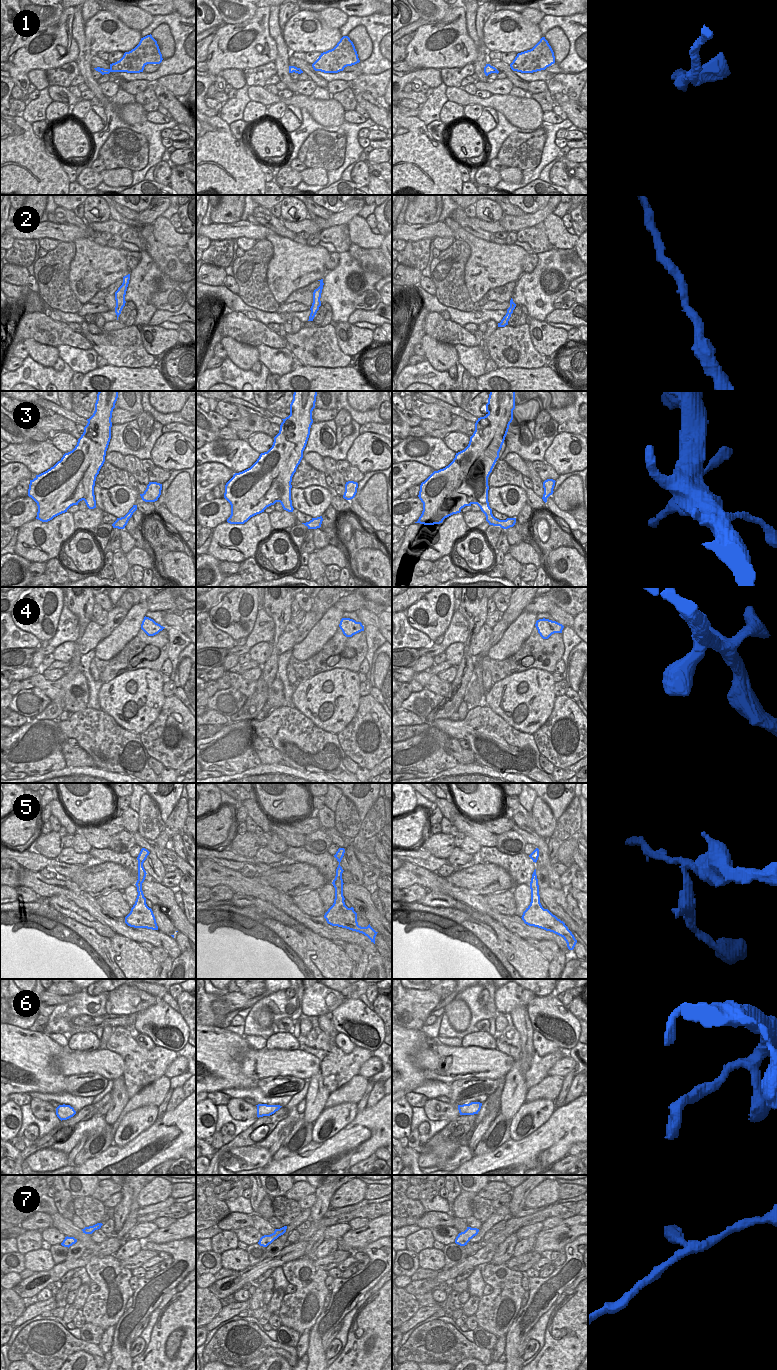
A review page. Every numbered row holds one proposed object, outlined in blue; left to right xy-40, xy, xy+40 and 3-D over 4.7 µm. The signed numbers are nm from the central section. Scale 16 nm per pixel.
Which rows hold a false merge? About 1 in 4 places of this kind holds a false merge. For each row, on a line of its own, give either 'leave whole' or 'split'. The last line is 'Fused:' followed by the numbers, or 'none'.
1: leave whole
2: leave whole
3: leave whole
4: leave whole
5: split
6: leave whole
7: leave whole
Fused: 5

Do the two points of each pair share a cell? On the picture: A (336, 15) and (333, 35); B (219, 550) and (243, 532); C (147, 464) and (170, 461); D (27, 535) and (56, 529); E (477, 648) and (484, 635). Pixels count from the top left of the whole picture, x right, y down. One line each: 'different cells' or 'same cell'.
A: different cells
B: same cell
C: different cells
D: same cell
E: same cell

